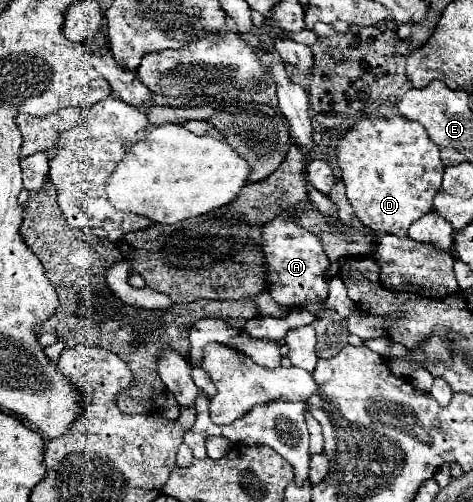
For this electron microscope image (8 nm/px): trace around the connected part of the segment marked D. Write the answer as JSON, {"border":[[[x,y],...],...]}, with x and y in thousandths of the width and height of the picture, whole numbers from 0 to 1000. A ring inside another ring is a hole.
{"border":[[[856,233],[763,237],[712,285],[712,321],[721,333],[721,361],[734,376],[734,396],[767,448],[801,468],[827,464],[844,472],[856,472],[865,448],[915,416],[915,392],[932,376],[932,353],[941,341],[928,317],[928,293],[907,277],[903,261],[886,245]]]}

